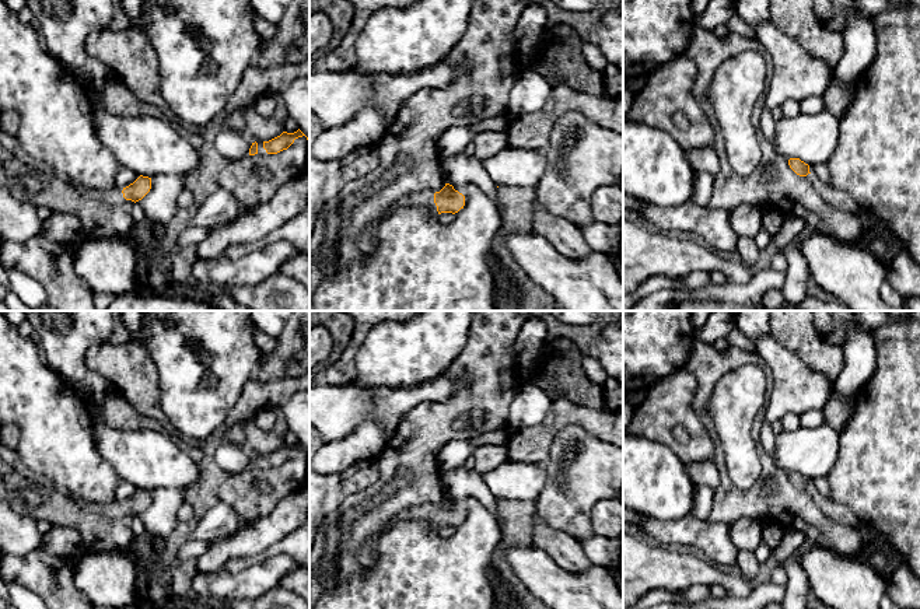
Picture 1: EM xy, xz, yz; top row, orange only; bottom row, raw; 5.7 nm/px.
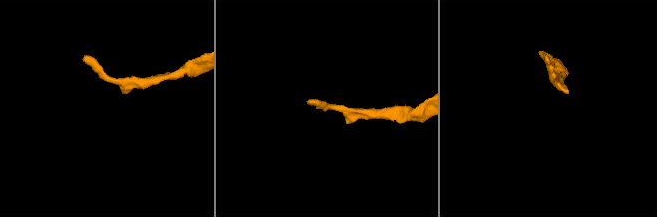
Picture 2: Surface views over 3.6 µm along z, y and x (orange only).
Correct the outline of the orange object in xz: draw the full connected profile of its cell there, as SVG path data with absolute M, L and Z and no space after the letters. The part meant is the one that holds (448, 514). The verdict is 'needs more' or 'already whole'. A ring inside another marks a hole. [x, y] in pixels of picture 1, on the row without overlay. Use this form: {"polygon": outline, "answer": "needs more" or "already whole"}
{"polygon": "M445 497L440 505L421 504L410 508L409 515L424 521L431 532L440 531L441 526L458 526L465 519L465 510L454 503L452 498Z", "answer": "needs more"}

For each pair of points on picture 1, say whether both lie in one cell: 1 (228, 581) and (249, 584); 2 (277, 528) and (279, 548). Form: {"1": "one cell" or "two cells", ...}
{"1": "one cell", "2": "two cells"}

